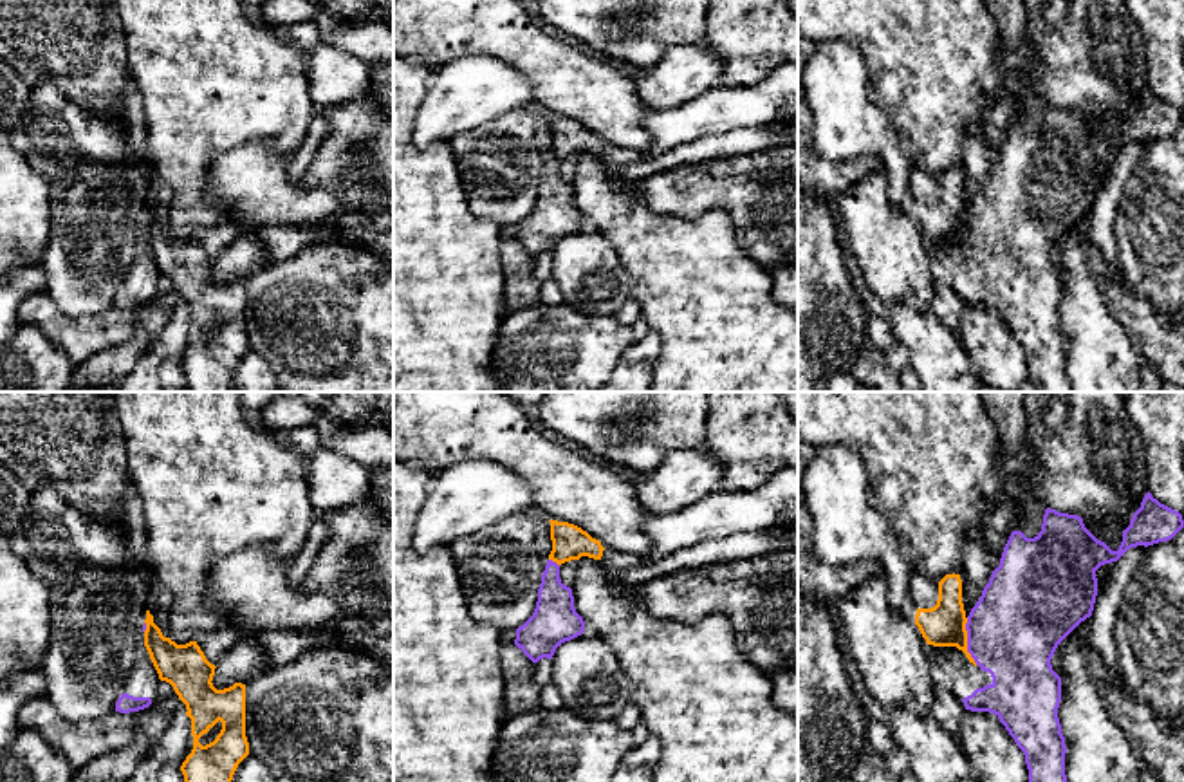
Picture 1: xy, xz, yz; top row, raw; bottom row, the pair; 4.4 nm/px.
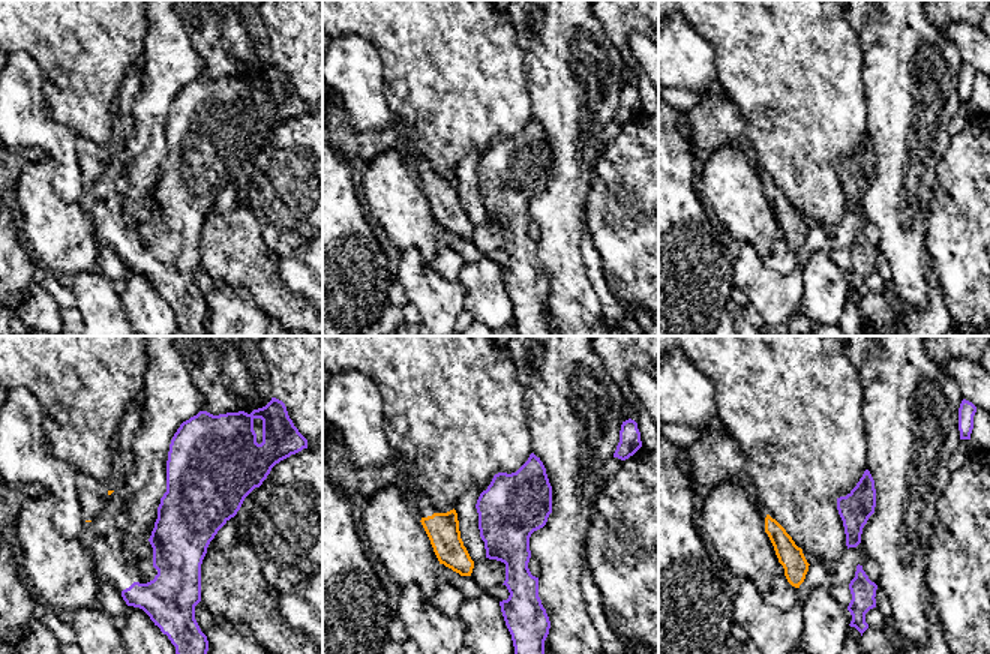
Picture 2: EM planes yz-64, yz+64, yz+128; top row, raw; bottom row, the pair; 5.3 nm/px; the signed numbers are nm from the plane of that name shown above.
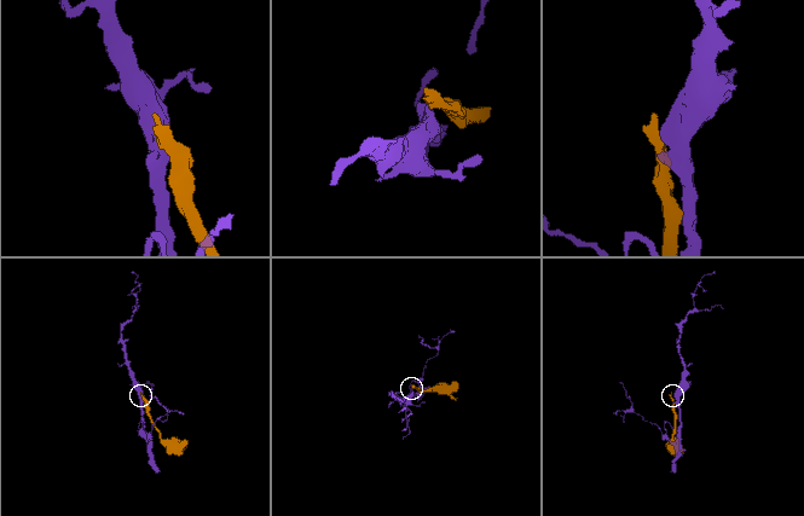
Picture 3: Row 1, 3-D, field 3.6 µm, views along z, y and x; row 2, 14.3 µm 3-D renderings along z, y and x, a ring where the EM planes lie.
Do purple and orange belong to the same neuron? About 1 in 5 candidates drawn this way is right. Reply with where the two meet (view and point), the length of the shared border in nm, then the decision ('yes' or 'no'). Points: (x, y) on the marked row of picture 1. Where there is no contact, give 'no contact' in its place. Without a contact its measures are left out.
meets purple in yz at (968, 642); contact 220 nm long; no

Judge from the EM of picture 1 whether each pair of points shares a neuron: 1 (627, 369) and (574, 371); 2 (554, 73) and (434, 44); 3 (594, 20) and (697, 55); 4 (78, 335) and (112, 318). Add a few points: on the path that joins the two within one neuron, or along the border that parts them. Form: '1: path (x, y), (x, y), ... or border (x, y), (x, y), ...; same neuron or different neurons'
1: border (636, 342), (621, 354), (610, 372); different neurons
2: path (524, 44), (518, 38), (464, 38); same neuron
3: border (704, 40), (672, 46), (650, 69); different neurons
4: path (87, 335), (96, 333), (103, 325); same neuron

